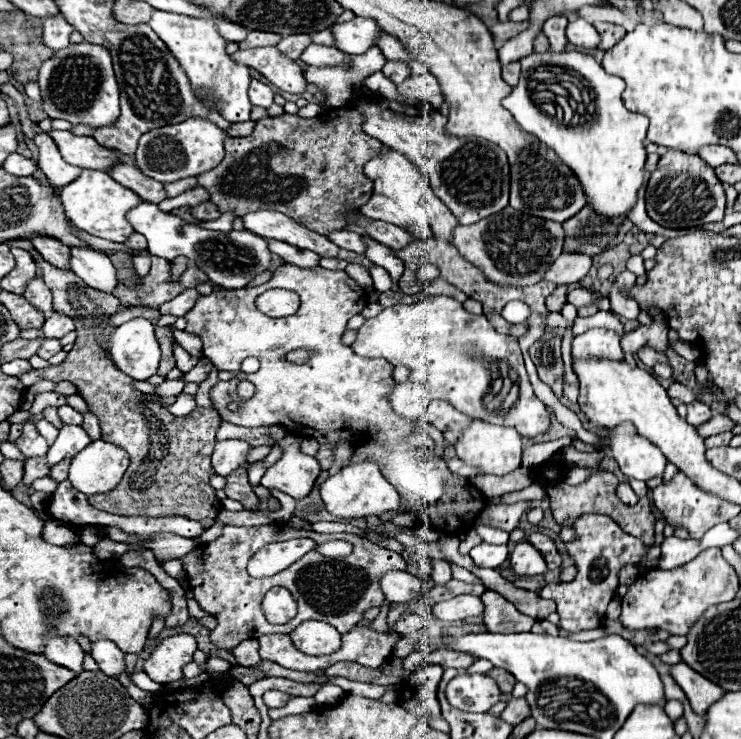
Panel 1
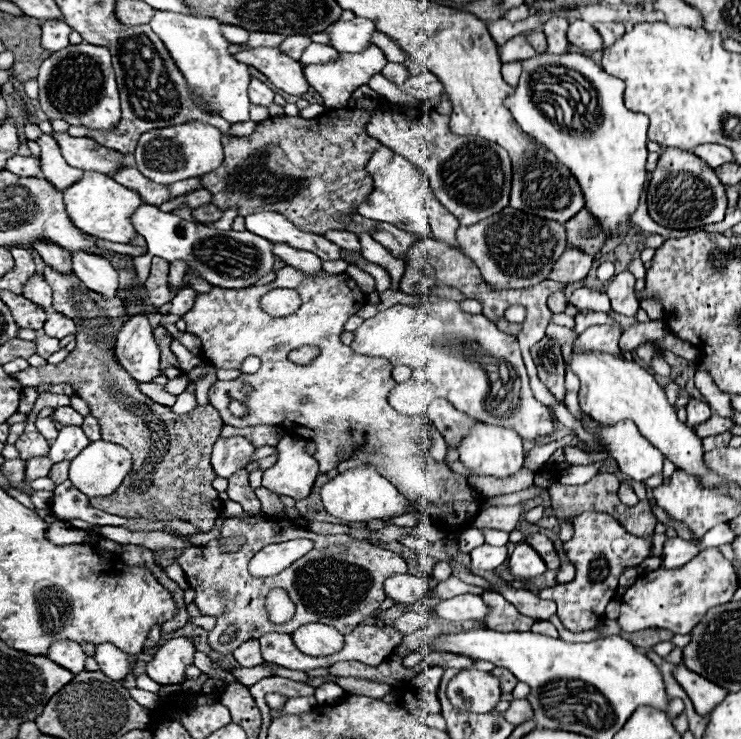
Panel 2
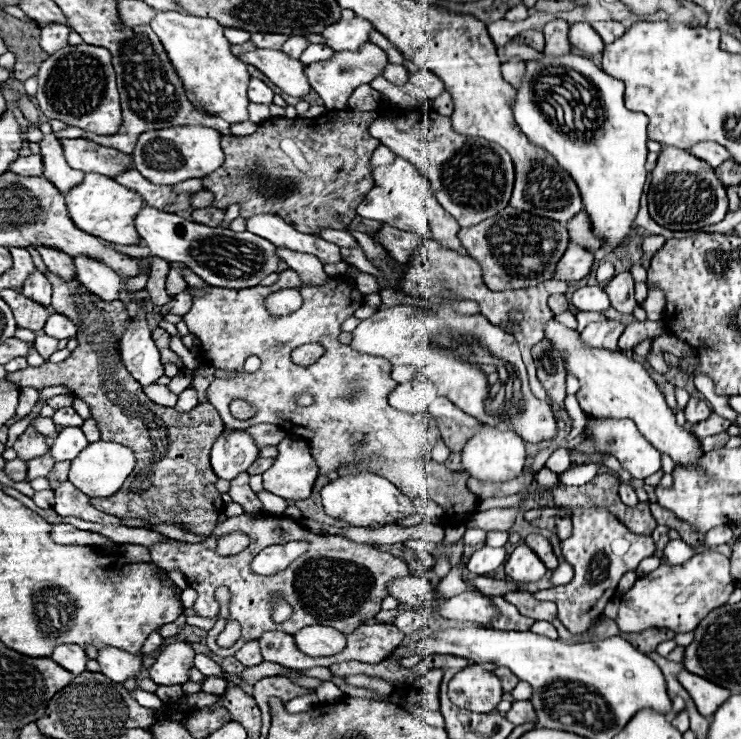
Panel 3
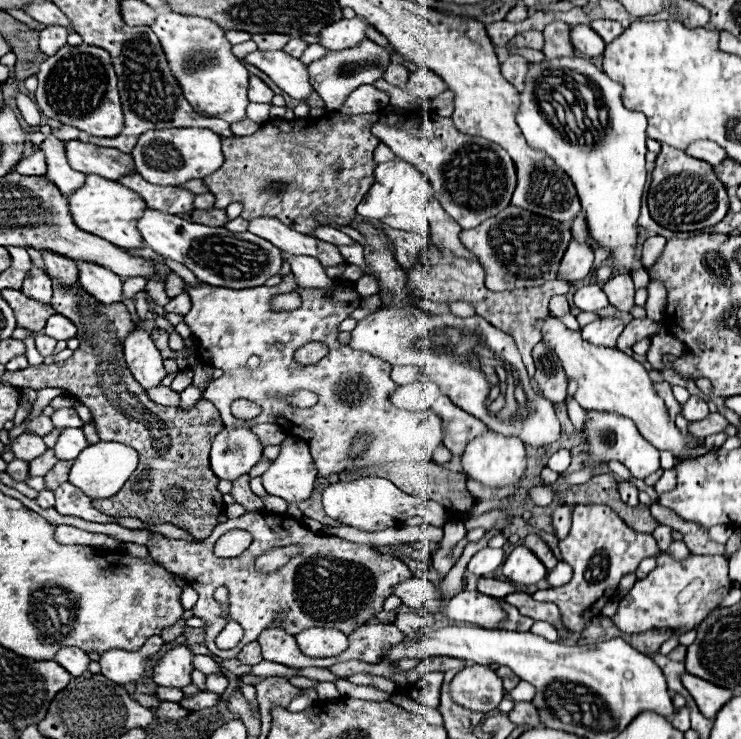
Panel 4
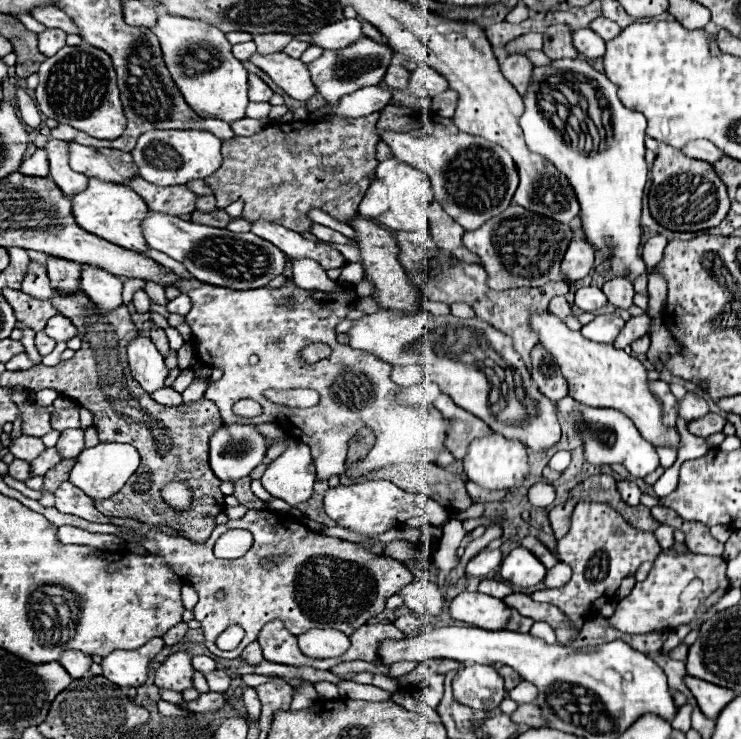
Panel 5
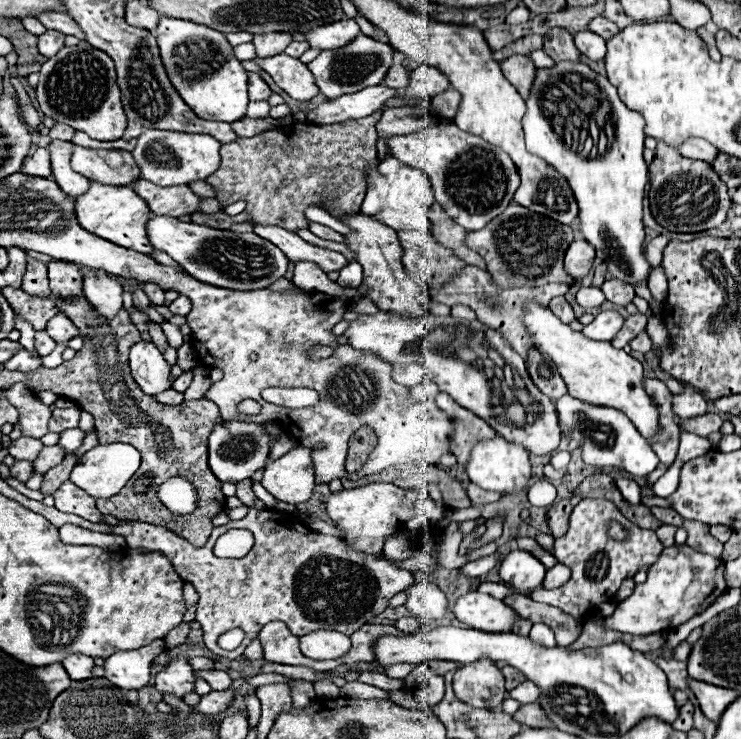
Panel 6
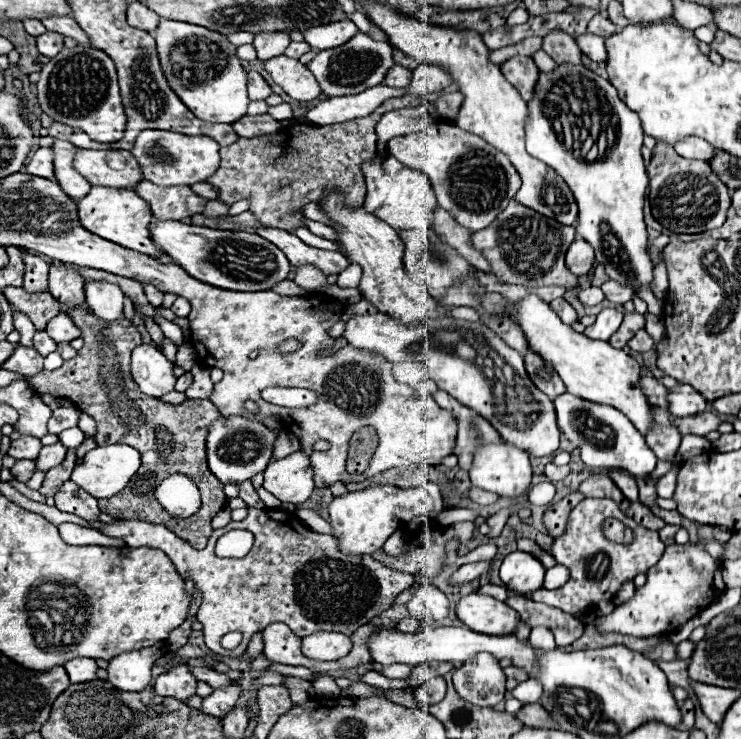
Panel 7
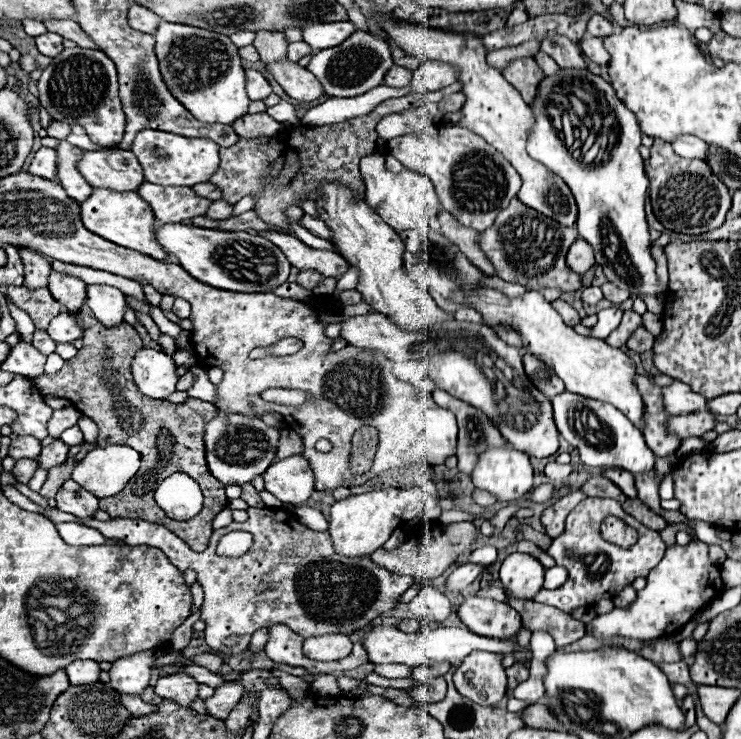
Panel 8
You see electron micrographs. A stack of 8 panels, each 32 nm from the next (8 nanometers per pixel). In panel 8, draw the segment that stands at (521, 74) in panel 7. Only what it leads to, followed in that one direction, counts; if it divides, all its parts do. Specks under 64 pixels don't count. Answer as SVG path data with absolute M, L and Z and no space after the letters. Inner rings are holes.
M518 58L512 60L504 70L502 70L504 78L522 94L522 98L526 102L534 100L536 96L536 88L542 80L542 70L538 68L534 58Z

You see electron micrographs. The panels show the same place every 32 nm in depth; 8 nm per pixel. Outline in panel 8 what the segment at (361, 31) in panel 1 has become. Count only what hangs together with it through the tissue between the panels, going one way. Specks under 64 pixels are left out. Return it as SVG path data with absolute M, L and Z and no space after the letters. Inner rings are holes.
M330 22L330 24L310 24L302 30L304 42L312 46L314 52L322 48L334 48L342 44L348 36L352 36L356 26L352 22Z

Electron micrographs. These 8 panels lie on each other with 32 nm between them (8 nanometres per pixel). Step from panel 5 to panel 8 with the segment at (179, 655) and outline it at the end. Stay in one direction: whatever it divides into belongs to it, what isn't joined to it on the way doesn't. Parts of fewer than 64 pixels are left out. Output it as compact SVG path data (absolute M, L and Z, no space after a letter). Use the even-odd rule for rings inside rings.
M180 666L174 674L160 676L154 690L162 698L170 698L178 704L190 706L190 702L198 696L198 682L184 672L184 666Z

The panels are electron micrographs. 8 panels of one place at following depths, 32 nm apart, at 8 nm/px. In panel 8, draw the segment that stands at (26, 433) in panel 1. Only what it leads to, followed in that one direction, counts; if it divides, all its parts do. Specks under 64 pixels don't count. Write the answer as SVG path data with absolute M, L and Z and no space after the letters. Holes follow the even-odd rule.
M20 436L20 438L12 440L8 456L12 456L14 460L22 460L22 458L36 460L40 450L42 450L42 444L40 444L38 438L34 438L34 436Z

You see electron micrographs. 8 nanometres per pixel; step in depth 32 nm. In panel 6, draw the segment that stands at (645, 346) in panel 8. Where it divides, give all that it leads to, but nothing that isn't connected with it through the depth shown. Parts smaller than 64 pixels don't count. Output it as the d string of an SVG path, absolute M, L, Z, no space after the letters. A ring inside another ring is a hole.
M646 332L630 342L630 348L636 350L636 352L642 352L642 354L646 354L650 350L650 346L652 346L652 340L650 340L650 336Z

